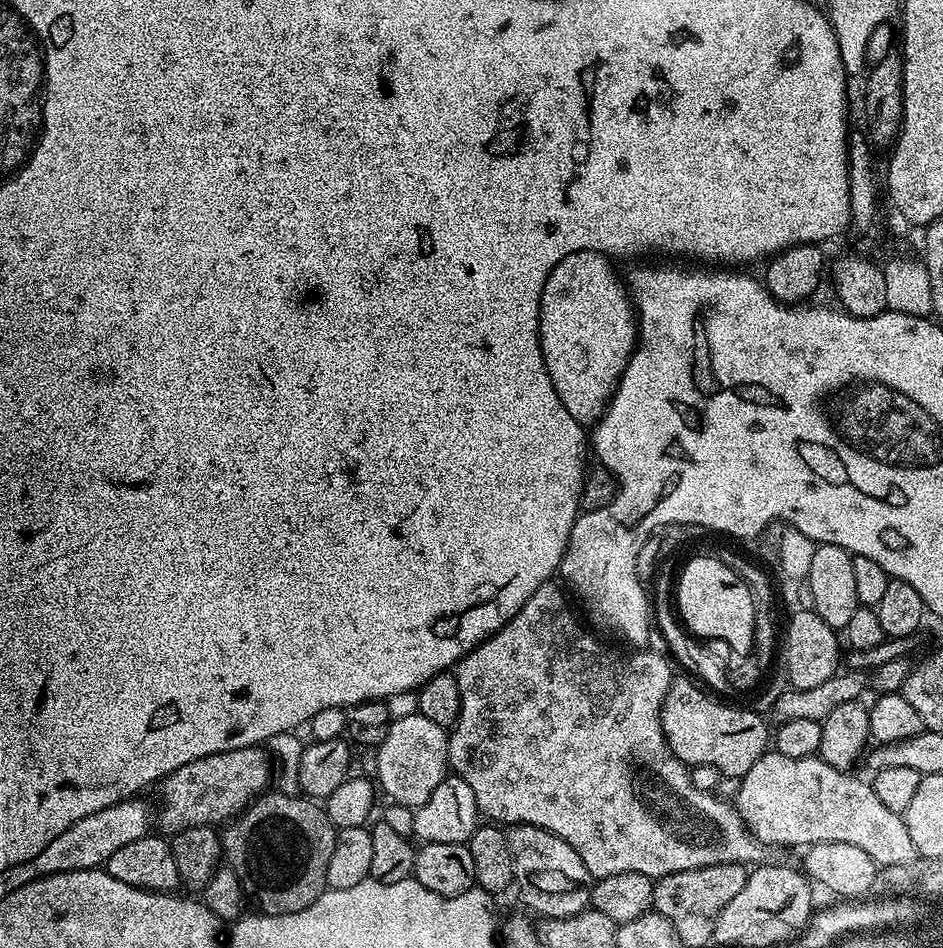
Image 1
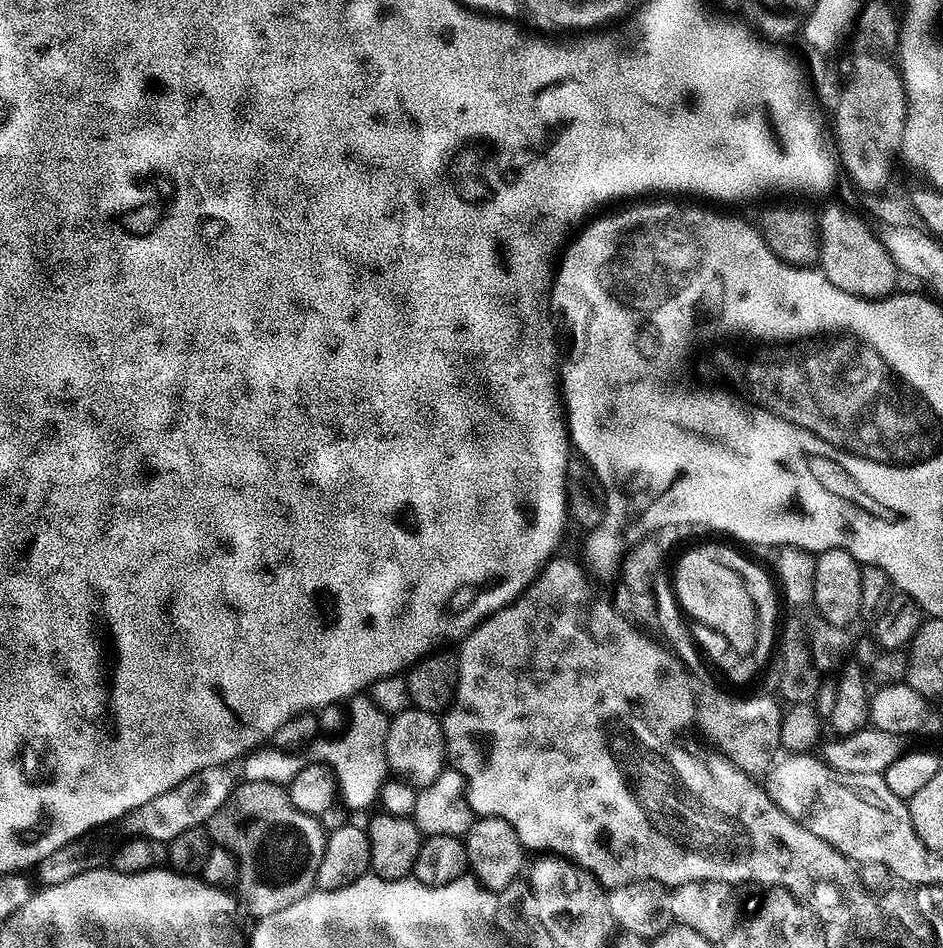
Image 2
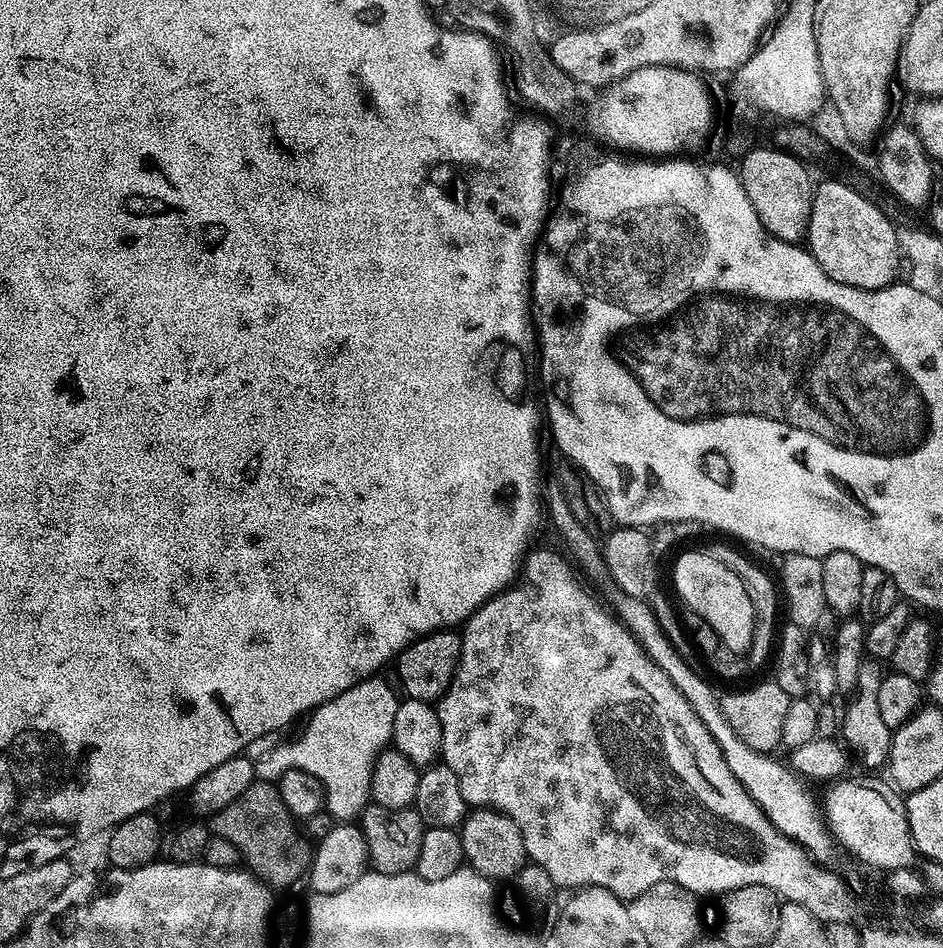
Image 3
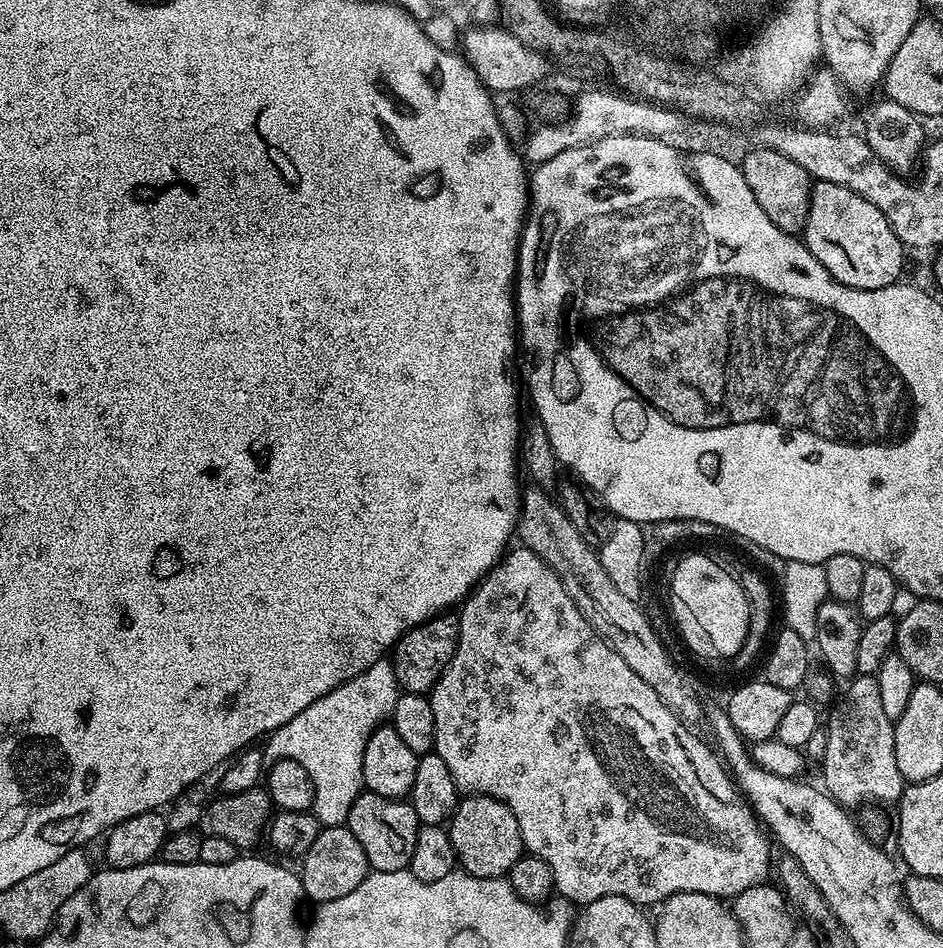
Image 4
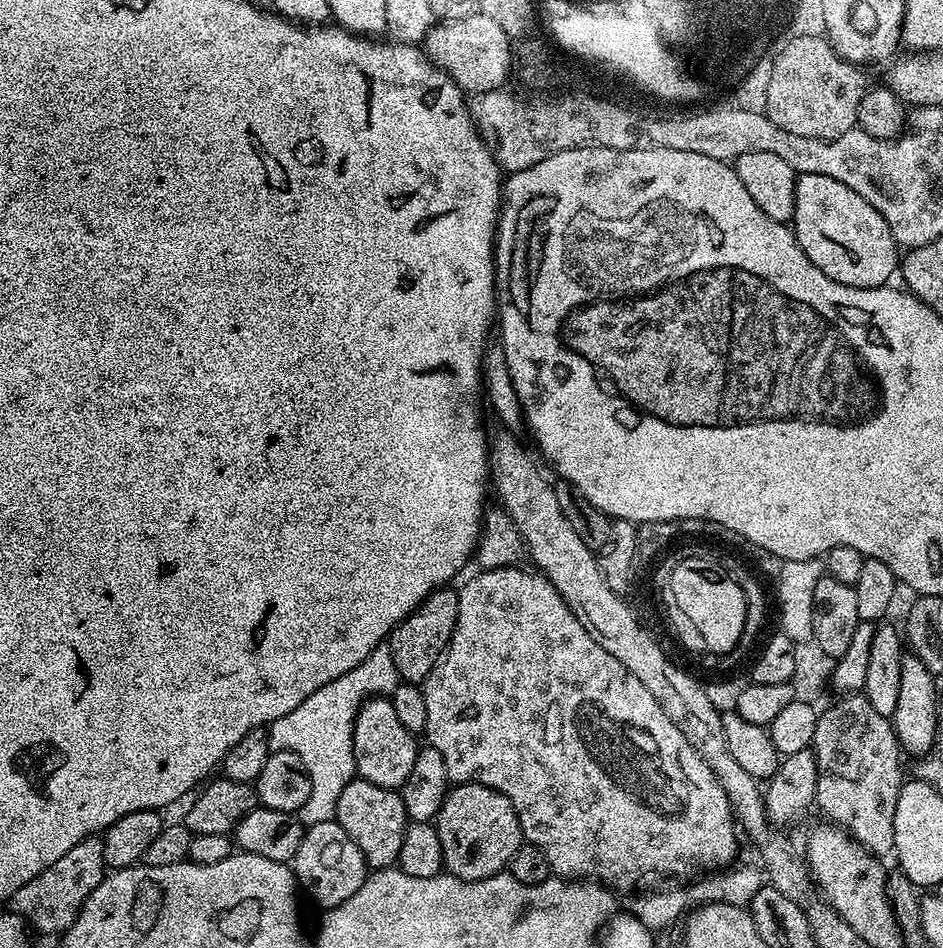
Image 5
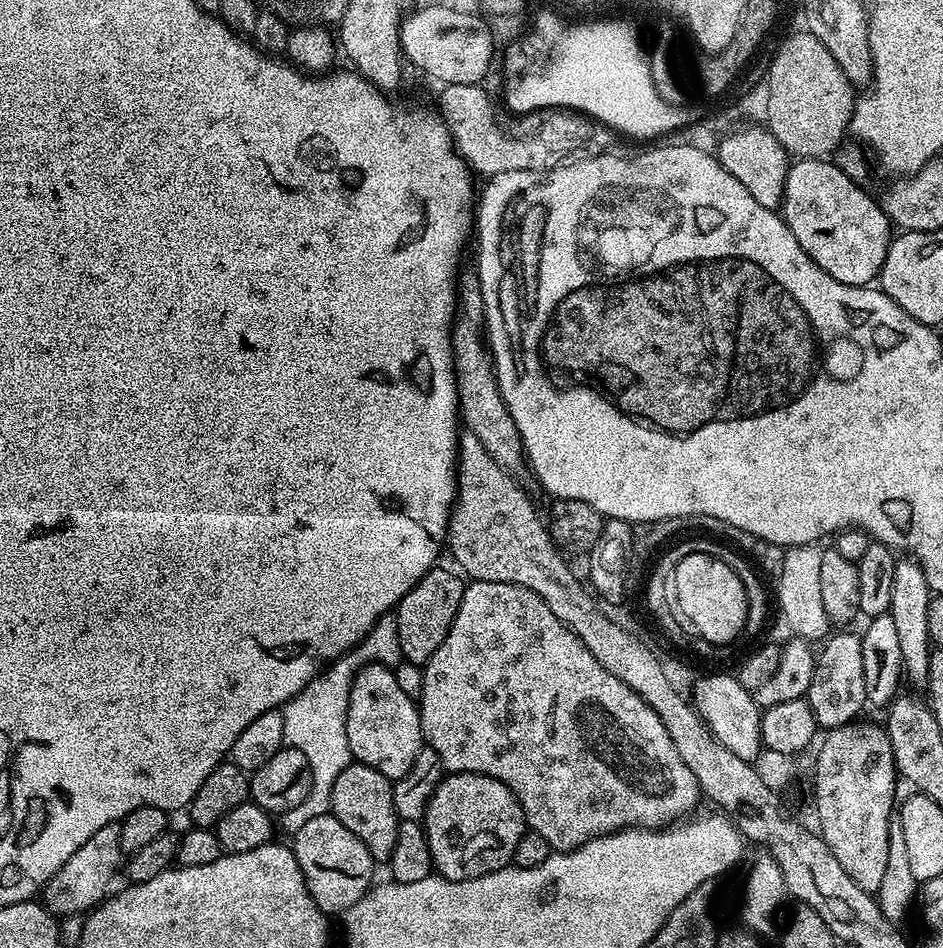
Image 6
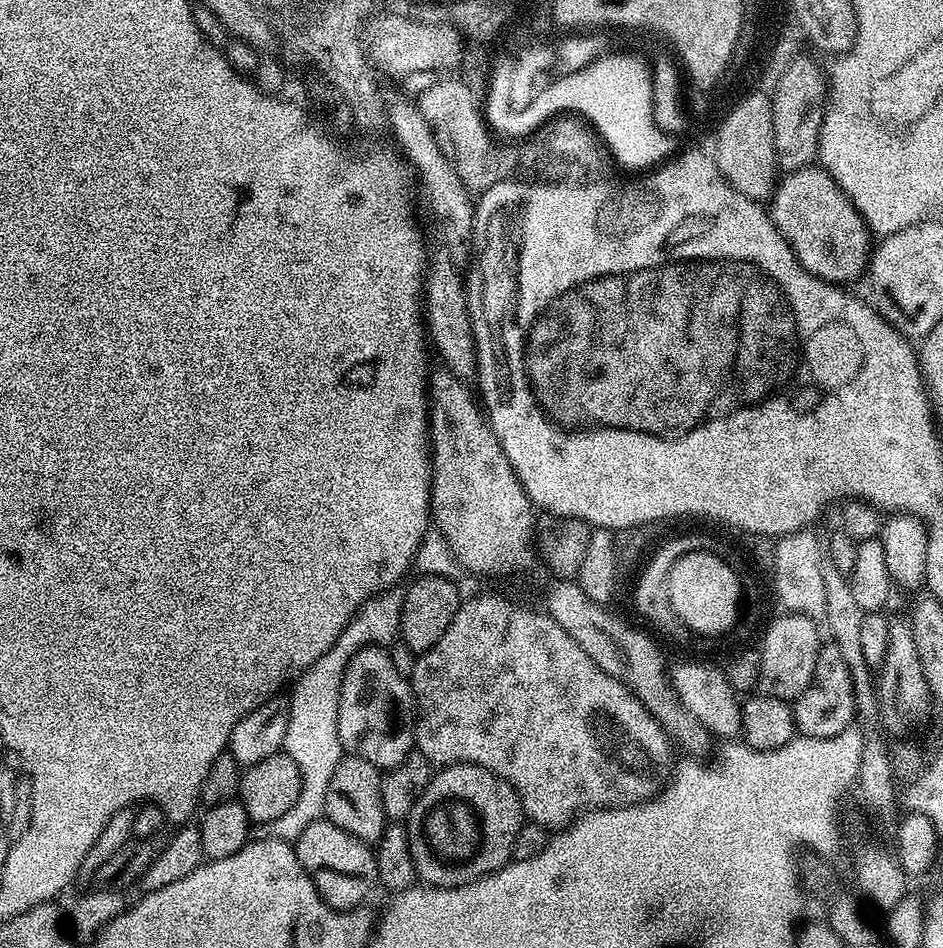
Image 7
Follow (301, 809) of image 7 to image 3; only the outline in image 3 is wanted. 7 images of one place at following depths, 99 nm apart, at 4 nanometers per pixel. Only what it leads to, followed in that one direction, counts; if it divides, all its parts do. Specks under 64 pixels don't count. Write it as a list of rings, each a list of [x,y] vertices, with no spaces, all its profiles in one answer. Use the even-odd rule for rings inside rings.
[[[369,678],[350,686],[338,698],[330,698],[330,702],[319,704],[313,708],[307,717],[308,725],[304,728],[304,733],[297,738],[293,744],[280,744],[264,760],[262,772],[268,778],[278,778],[286,770],[297,768],[306,770],[306,774],[314,774],[318,782],[322,782],[324,787],[324,802],[326,811],[337,818],[356,818],[368,807],[372,794],[370,778],[372,777],[372,767],[374,762],[391,745],[392,731],[394,730],[394,714],[398,714],[398,692],[395,687],[391,688],[386,681],[381,678]]]

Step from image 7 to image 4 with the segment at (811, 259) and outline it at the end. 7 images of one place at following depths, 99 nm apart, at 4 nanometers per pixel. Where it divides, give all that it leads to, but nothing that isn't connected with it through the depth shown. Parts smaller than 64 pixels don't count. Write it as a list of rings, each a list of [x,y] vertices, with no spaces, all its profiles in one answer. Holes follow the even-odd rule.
[[[825,180],[813,183],[812,205],[802,239],[824,269],[848,288],[878,290],[901,279],[906,245],[896,237],[878,206],[870,206],[866,198],[846,190],[846,186]]]

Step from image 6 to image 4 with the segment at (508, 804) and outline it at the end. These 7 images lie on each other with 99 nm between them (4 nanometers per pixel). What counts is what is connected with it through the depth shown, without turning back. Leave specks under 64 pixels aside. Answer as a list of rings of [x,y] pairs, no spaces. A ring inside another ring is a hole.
[[[465,795],[456,805],[456,813],[452,815],[447,830],[459,867],[470,876],[491,880],[507,877],[514,862],[518,862],[525,851],[518,818],[514,818],[501,800],[492,796]]]

